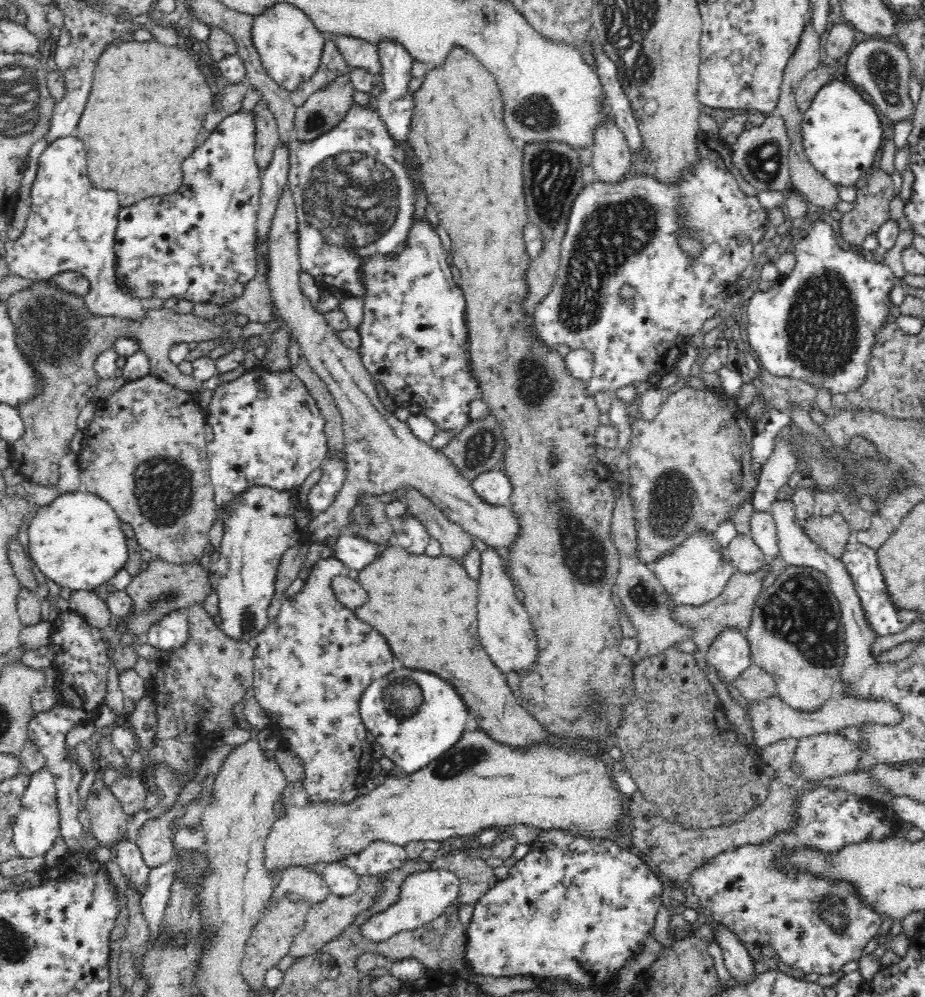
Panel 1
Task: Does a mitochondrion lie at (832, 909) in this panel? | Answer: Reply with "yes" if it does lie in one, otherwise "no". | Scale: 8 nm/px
yes

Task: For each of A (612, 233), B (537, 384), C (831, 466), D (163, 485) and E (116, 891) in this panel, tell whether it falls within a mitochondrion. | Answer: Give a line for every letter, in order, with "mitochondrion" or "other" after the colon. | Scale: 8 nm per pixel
A: mitochondrion
B: mitochondrion
C: mitochondrion
D: mitochondrion
E: other

